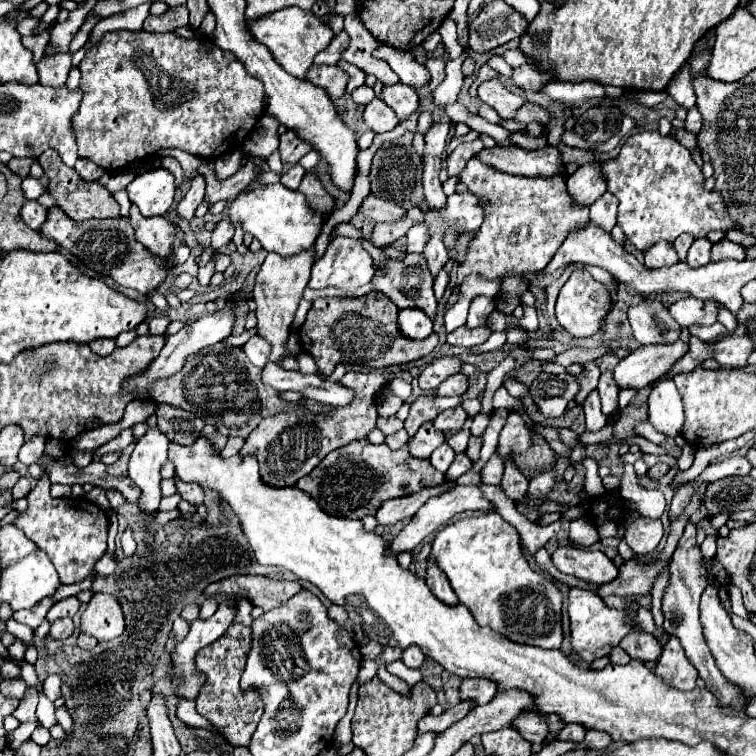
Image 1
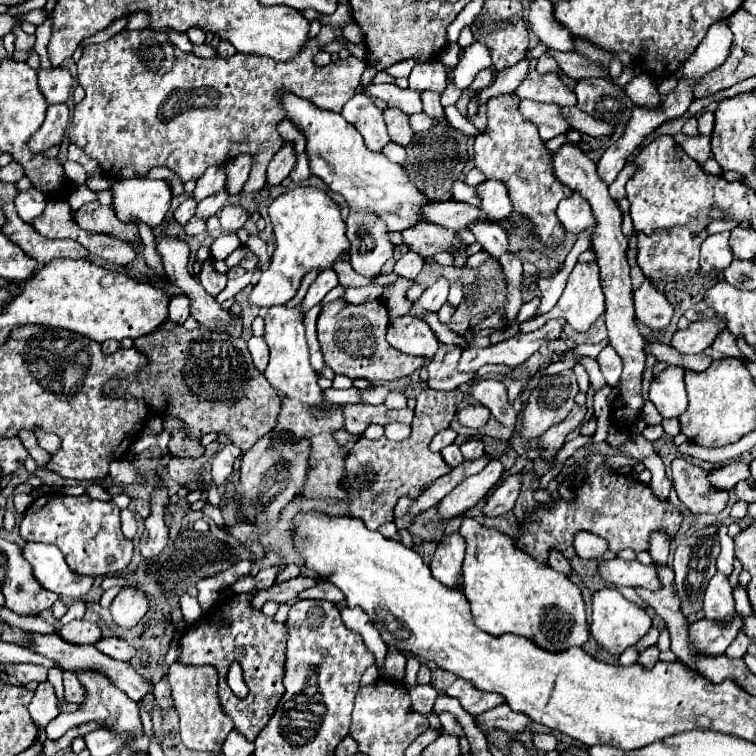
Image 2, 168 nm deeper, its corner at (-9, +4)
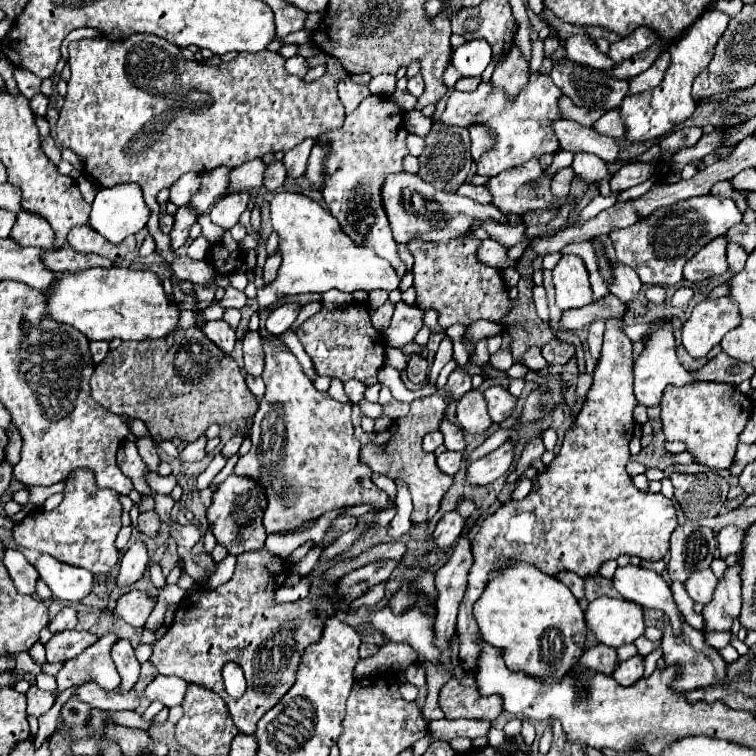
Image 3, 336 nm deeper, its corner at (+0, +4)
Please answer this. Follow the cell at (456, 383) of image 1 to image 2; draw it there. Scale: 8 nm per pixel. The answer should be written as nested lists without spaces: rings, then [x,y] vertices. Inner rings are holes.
[[[479,380],[477,384],[473,384],[471,394],[477,402],[481,402],[483,406],[487,406],[491,410],[491,414],[507,428],[513,430],[517,424],[517,412],[513,408],[513,404],[509,404],[507,400],[507,388],[503,382],[499,380]]]

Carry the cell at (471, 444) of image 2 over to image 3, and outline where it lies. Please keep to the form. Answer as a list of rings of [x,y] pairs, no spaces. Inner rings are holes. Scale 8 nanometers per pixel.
[[[444,418],[442,424],[440,424],[440,432],[444,434],[444,446],[446,446],[448,450],[456,450],[456,452],[464,452],[464,450],[466,450],[464,432],[462,432],[456,424],[452,424],[452,422],[448,422],[448,420]]]

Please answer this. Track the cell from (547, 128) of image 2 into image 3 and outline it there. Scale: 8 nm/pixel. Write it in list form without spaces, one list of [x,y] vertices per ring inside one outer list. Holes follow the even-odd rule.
[[[552,120],[552,130],[560,142],[560,150],[590,152],[600,156],[604,162],[614,162],[618,156],[618,144],[614,138],[602,136],[592,128],[584,128],[572,120]]]

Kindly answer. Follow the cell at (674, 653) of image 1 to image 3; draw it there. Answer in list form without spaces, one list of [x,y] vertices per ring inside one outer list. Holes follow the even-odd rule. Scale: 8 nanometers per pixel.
[[[740,564],[736,568],[728,568],[724,578],[718,582],[714,600],[704,606],[704,632],[722,632],[730,630],[732,622],[740,614],[742,598],[740,598]]]

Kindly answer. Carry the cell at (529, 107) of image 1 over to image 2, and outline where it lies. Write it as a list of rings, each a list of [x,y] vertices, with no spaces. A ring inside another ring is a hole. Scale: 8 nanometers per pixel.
[[[573,106],[573,108],[561,108],[561,112],[563,112],[563,116],[569,120],[569,124],[575,130],[579,130],[579,132],[583,132],[587,136],[601,138],[601,136],[611,136],[615,132],[615,126],[613,124],[599,122],[593,116],[589,116],[583,110],[579,110],[577,106]]]

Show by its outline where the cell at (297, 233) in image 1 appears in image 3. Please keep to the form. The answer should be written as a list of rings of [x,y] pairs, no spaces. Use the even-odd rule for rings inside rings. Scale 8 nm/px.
[[[280,192],[270,202],[270,218],[272,230],[280,238],[278,250],[282,252],[282,264],[278,268],[276,280],[258,288],[256,300],[260,308],[266,308],[270,304],[276,304],[302,292],[322,294],[330,288],[338,288],[342,292],[398,288],[400,280],[390,262],[378,258],[368,248],[358,248],[342,232],[338,220],[312,198],[296,192]]]

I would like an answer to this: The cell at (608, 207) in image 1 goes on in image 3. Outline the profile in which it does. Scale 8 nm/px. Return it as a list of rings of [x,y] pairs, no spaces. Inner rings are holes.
[[[630,162],[620,166],[620,170],[610,178],[610,190],[612,192],[622,192],[628,190],[636,184],[646,182],[652,176],[652,166],[644,162]]]

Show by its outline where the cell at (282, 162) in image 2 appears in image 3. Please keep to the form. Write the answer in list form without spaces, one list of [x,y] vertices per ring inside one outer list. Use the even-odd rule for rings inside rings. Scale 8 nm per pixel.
[[[260,158],[250,160],[248,164],[242,164],[240,168],[234,168],[230,172],[228,192],[232,192],[232,190],[260,190],[264,184],[266,168],[268,166]]]

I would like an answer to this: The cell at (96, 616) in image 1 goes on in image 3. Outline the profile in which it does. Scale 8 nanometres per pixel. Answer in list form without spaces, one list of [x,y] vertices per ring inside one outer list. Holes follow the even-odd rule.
[[[132,590],[132,592],[126,592],[122,594],[118,600],[116,600],[116,608],[114,608],[114,614],[122,620],[126,620],[130,626],[134,628],[140,628],[144,626],[146,618],[150,616],[154,608],[154,602],[140,590]]]

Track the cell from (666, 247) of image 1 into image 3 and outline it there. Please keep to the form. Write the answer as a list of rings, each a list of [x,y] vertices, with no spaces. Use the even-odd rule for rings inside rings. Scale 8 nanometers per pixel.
[[[698,196],[676,202],[666,208],[654,210],[646,220],[628,226],[624,230],[614,230],[610,234],[618,262],[630,266],[642,280],[642,284],[680,284],[684,264],[712,238],[724,236],[726,230],[742,220],[740,210],[732,198],[722,196]]]

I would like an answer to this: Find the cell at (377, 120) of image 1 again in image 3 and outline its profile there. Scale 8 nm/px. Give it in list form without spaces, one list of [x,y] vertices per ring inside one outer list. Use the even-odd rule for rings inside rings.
[[[540,76],[536,82],[526,84],[516,100],[510,104],[502,90],[492,88],[490,84],[480,84],[474,92],[452,92],[446,104],[446,110],[440,116],[440,122],[452,124],[452,126],[470,126],[470,124],[488,124],[490,128],[496,128],[498,134],[494,146],[490,152],[482,156],[482,160],[476,164],[478,174],[482,176],[496,176],[508,168],[526,164],[532,158],[540,158],[546,152],[558,150],[558,140],[550,128],[550,122],[560,118],[558,114],[558,98],[560,88],[554,86],[550,76]]]

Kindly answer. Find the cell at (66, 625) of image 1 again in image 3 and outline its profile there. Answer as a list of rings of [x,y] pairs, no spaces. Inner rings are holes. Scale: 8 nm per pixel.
[[[64,630],[56,632],[48,642],[46,642],[46,660],[50,664],[54,662],[64,662],[74,656],[78,656],[82,650],[92,646],[98,638],[90,632],[78,632],[78,630]]]

